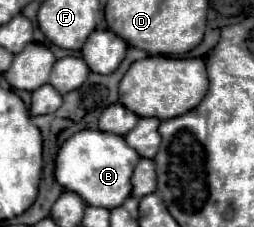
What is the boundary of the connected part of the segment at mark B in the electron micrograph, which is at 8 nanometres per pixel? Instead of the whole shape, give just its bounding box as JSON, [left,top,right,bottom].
[55,130,139,210]

